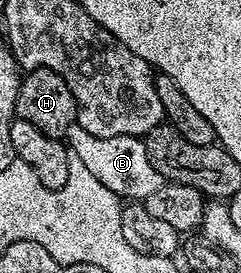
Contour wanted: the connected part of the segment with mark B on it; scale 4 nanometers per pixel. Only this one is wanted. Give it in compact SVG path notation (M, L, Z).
M73 126L65 136L65 142L70 151L77 153L77 158L89 168L89 173L105 185L123 201L142 201L153 189L160 185L157 169L147 159L147 150L143 139L134 135L121 137L93 137L93 133L85 133L85 129Z

